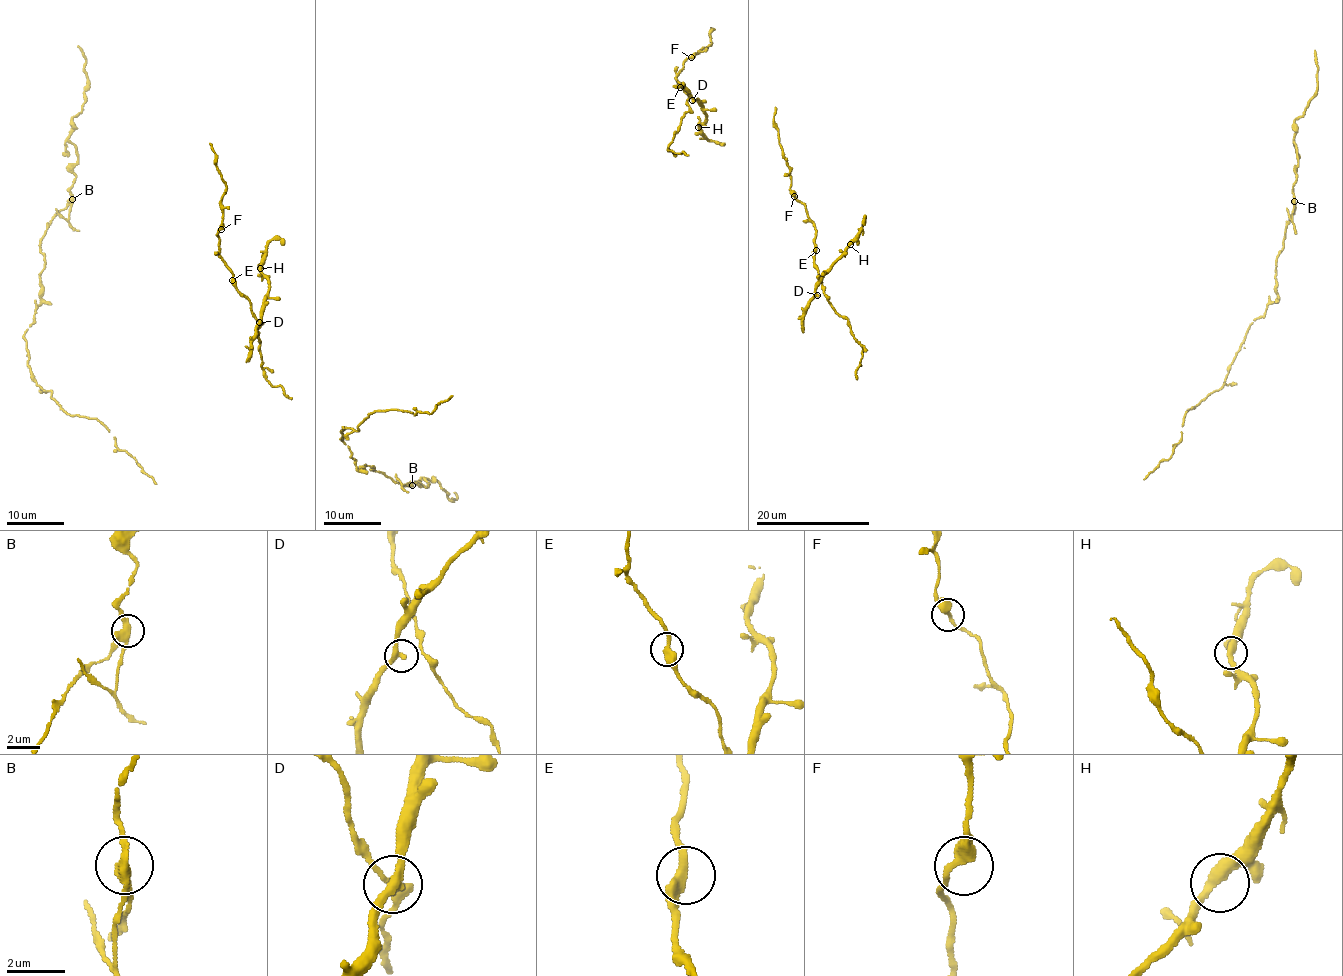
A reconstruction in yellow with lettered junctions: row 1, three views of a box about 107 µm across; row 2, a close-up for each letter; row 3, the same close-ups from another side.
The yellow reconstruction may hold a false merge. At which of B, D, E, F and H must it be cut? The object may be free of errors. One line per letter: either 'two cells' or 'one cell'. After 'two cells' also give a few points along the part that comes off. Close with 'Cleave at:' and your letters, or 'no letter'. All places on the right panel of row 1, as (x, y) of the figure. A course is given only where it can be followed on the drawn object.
B: two cells; foreign part runs (1294, 201), (1291, 221), (1286, 208)
D: one cell
E: one cell
F: one cell
H: one cell
Cleave at: B

